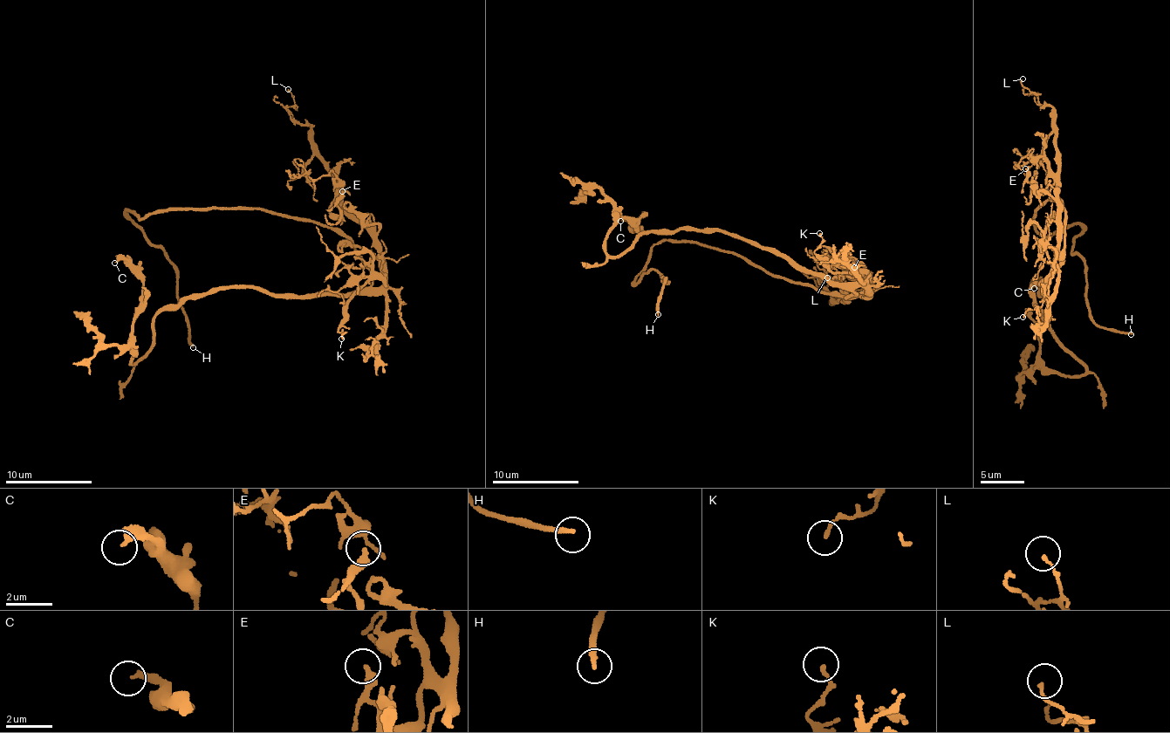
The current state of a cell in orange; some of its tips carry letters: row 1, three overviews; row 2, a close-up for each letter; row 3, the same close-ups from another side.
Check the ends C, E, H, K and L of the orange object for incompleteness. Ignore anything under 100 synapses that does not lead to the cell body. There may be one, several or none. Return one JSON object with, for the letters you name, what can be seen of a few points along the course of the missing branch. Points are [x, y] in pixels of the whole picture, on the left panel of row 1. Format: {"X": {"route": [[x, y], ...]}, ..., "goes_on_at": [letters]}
{"H": {"route": [[193, 347], [212, 352], [224, 345]]}, "goes_on_at": ["H"]}

